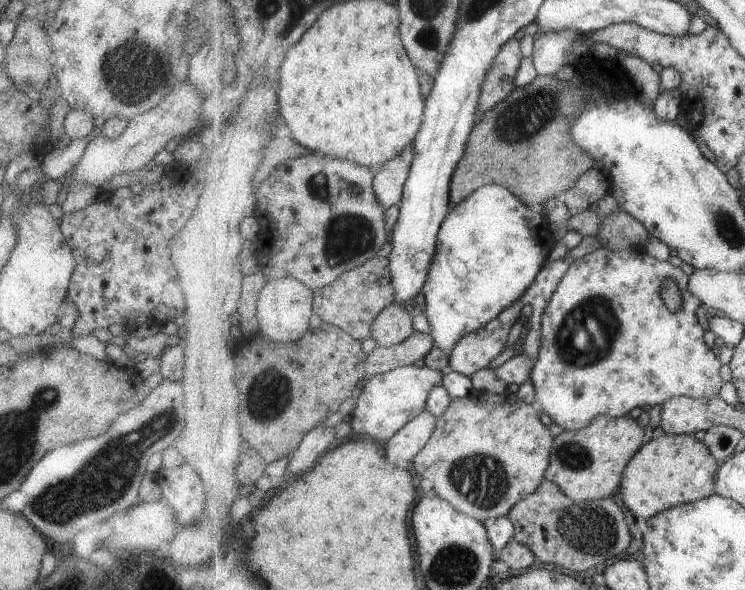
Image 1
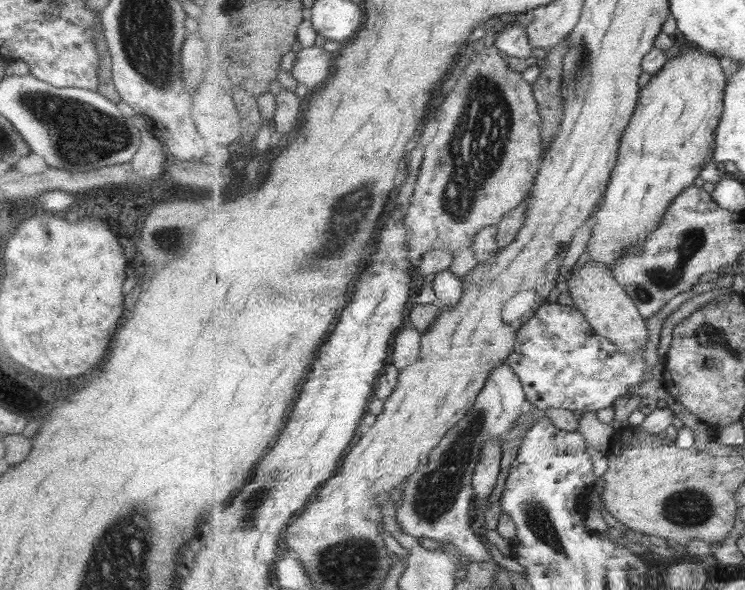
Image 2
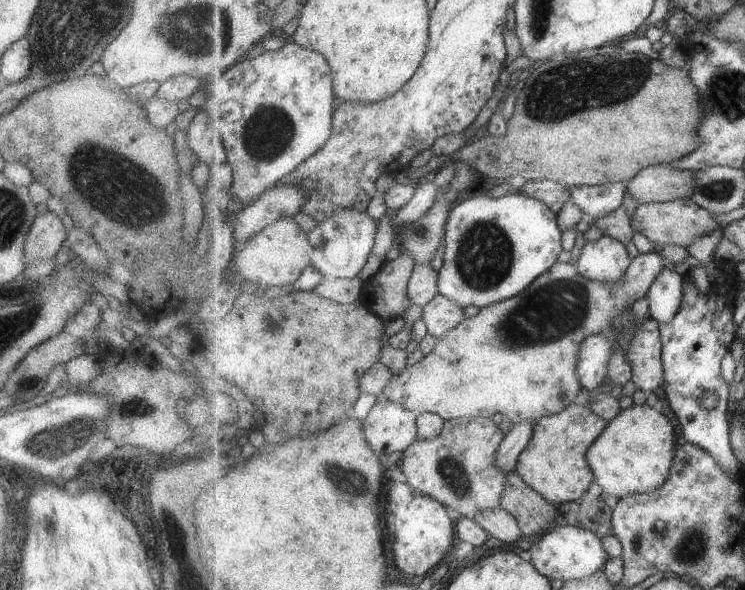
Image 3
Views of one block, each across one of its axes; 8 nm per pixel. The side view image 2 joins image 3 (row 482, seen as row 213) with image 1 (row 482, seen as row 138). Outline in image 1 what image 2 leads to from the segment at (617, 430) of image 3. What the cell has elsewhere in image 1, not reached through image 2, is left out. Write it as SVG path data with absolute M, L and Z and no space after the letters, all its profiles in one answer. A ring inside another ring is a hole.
M663 433L643 445L626 466L621 486L622 500L636 517L648 520L671 507L711 496L715 492L719 467L719 460L705 440L697 440L694 435Z

